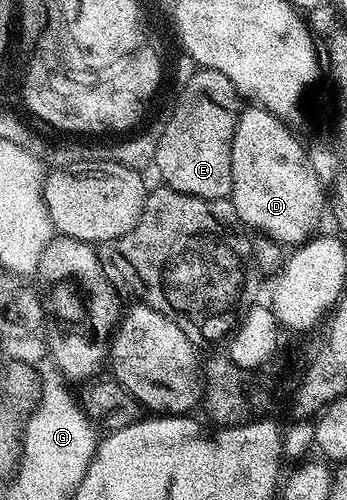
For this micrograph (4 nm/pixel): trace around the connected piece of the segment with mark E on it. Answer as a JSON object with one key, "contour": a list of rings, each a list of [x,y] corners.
{"contour":[[[199,69],[185,88],[186,94],[175,104],[161,141],[157,141],[154,170],[159,170],[160,180],[175,191],[202,199],[226,199],[233,181],[231,150],[241,96],[233,81],[220,71]]]}

